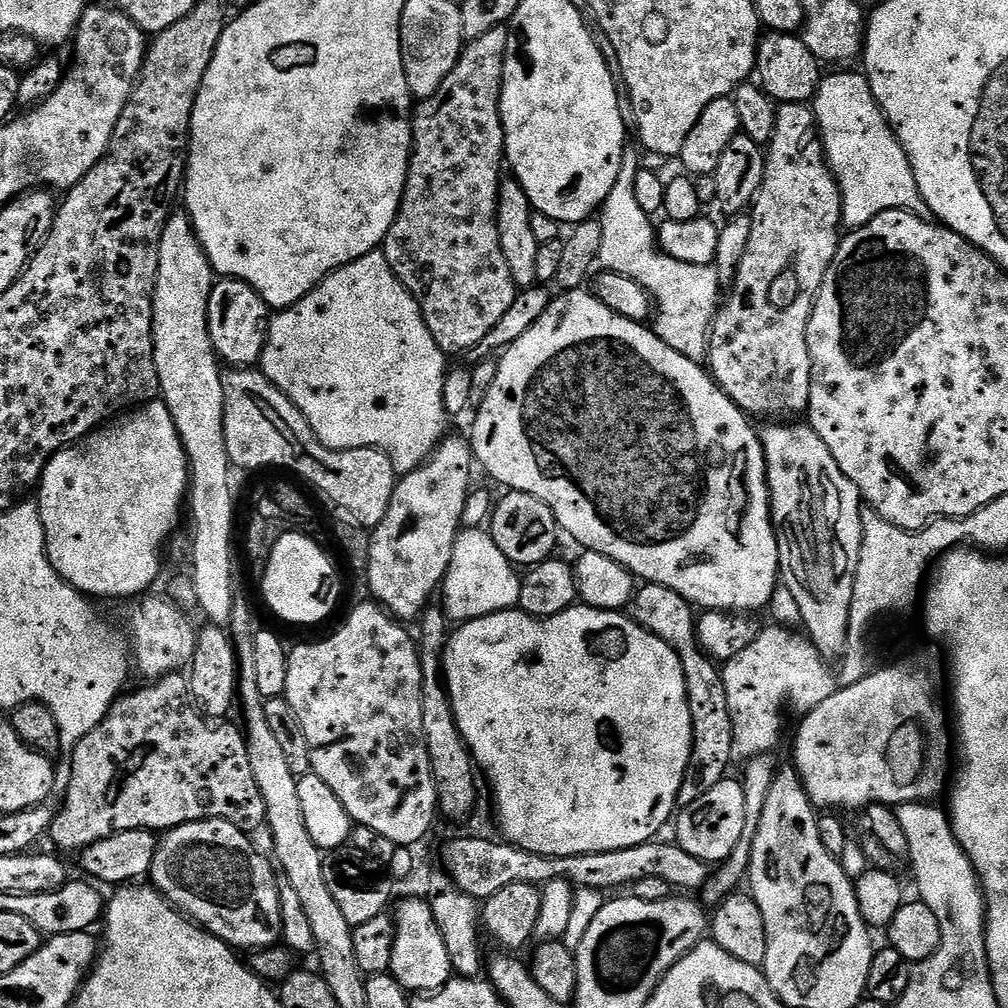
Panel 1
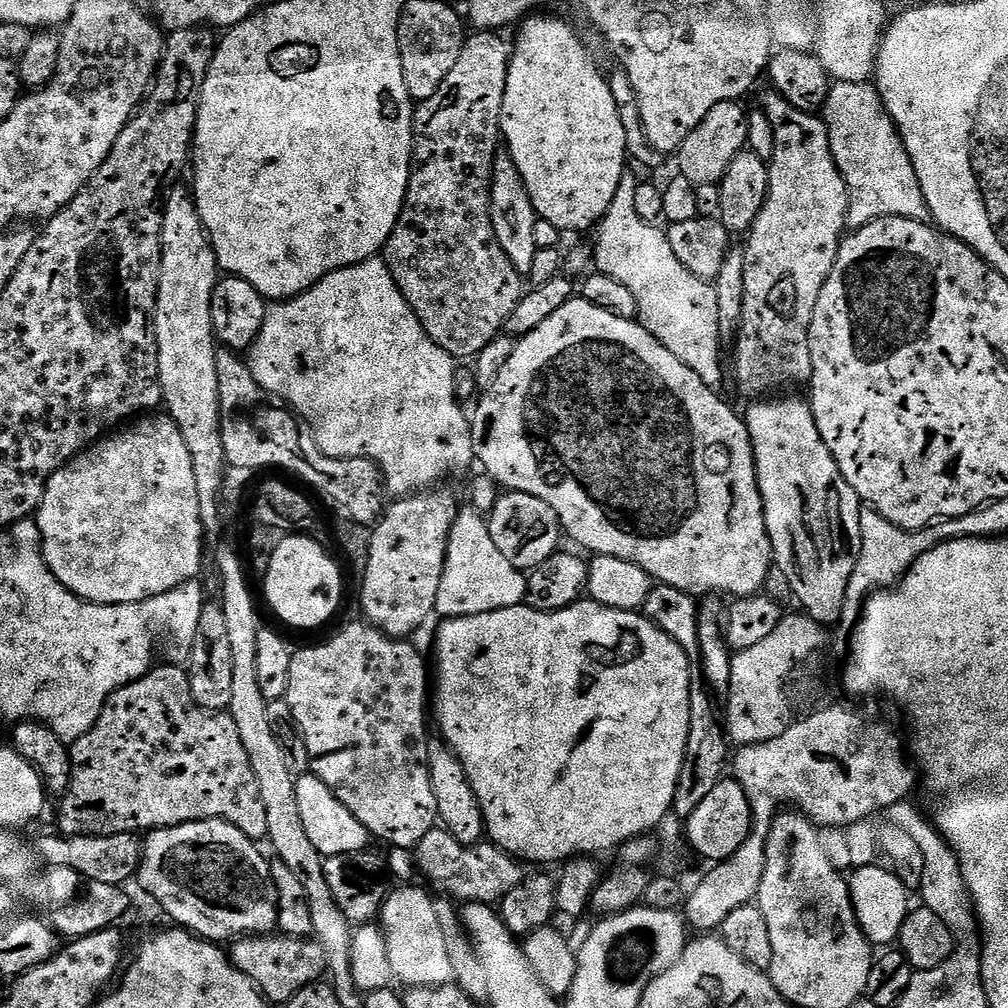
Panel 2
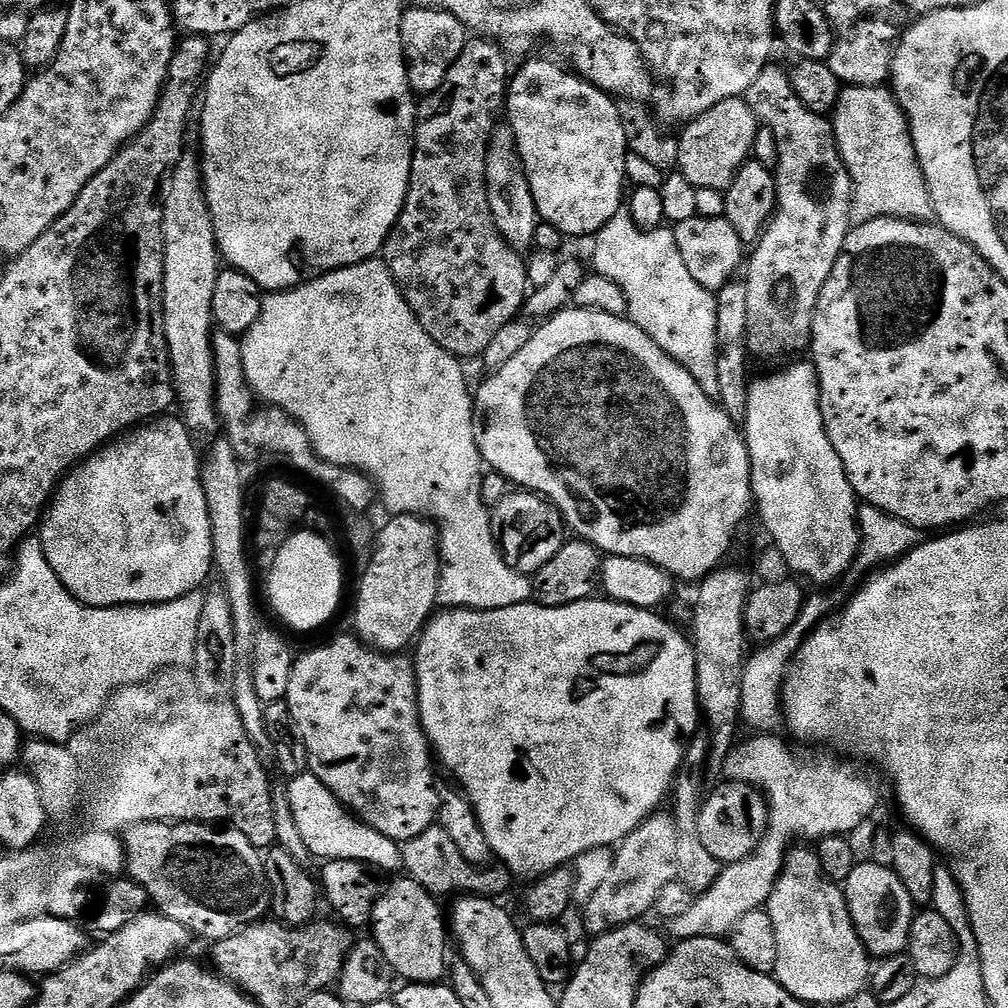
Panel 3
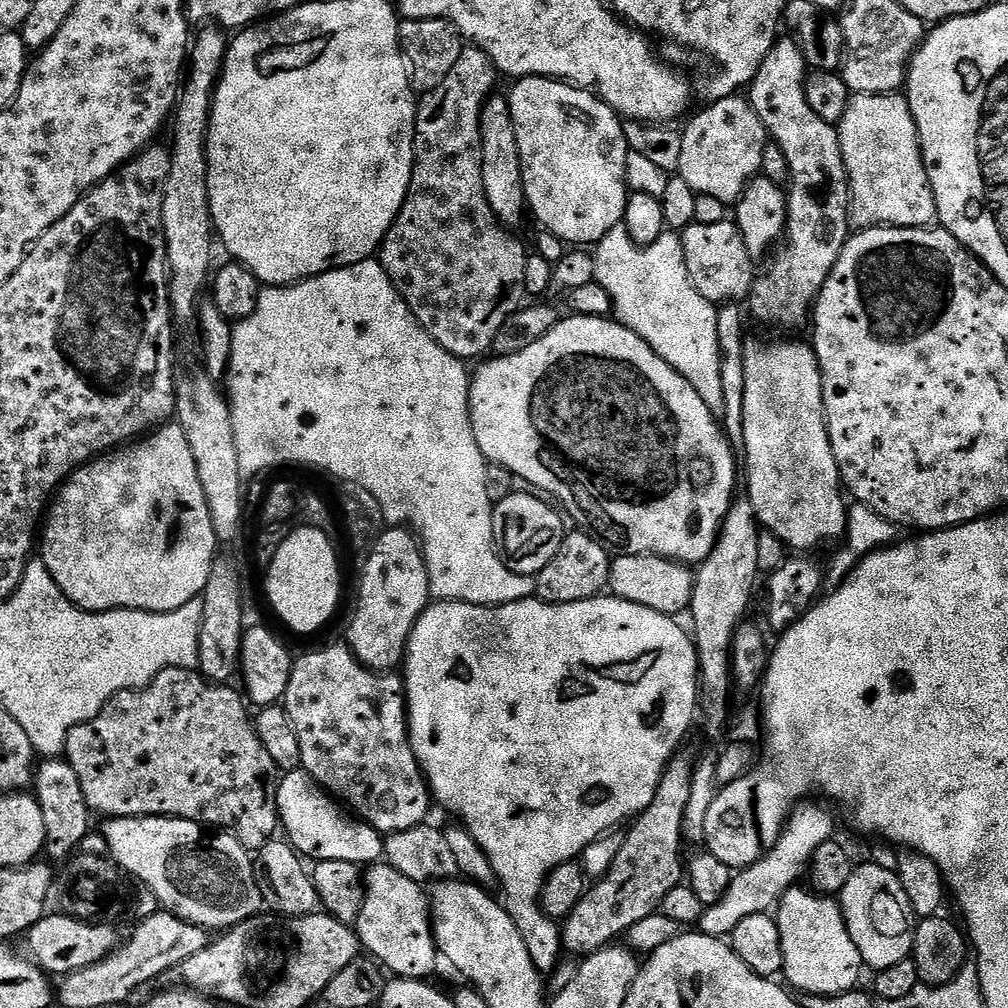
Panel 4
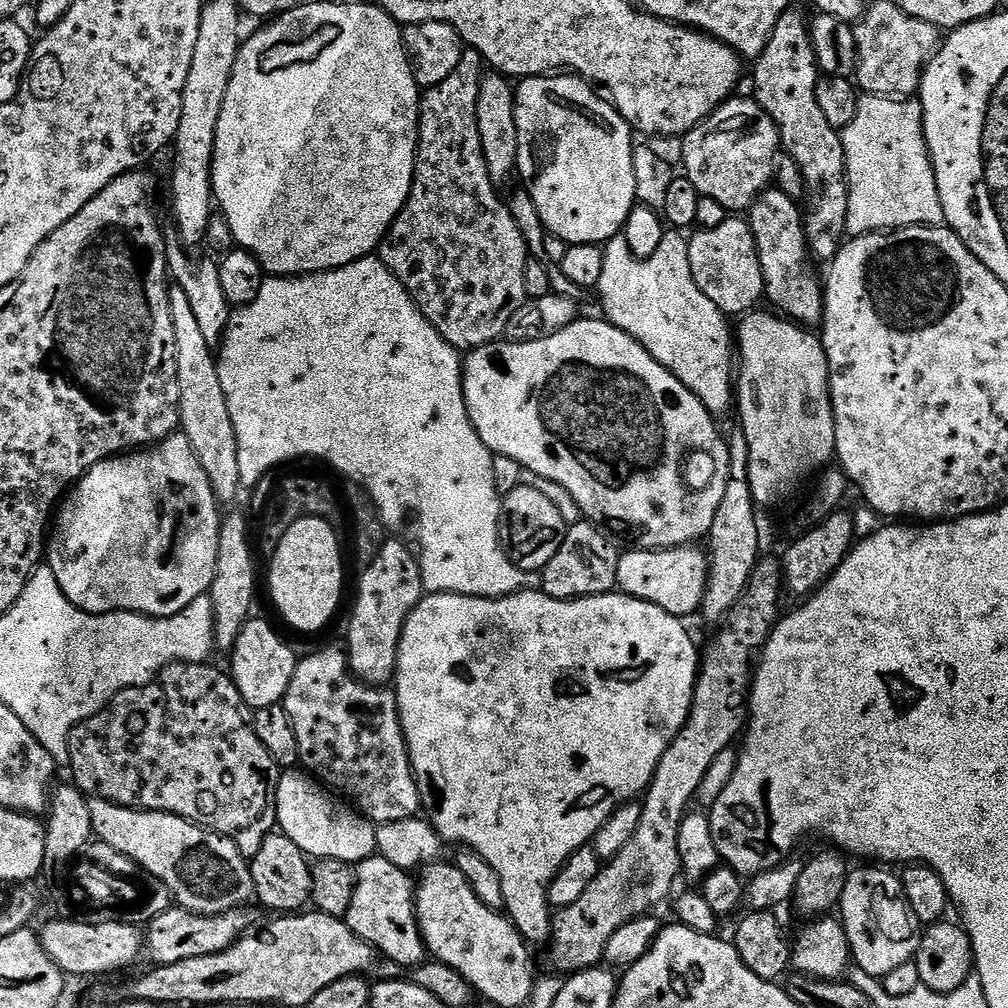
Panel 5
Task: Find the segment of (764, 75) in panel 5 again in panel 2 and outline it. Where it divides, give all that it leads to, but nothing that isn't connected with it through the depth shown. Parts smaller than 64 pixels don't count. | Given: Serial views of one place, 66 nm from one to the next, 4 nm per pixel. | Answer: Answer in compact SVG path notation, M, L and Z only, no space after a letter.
M767 90L760 96L758 108L769 118L774 128L773 156L768 161L768 173L770 174L770 186L768 197L754 222L752 231L747 233L748 244L743 245L744 261L746 262L746 298L742 298L742 316L740 318L740 330L736 334L734 347L736 347L736 380L740 388L751 398L764 398L769 394L780 394L785 390L792 390L795 384L807 385L812 378L812 363L810 362L810 322L814 314L814 306L818 302L818 294L822 294L822 286L838 258L840 241L846 232L848 222L848 187L834 162L834 154L830 150L830 134L824 125L823 119L815 112L803 112L798 106L790 106L786 98L782 98L775 90Z

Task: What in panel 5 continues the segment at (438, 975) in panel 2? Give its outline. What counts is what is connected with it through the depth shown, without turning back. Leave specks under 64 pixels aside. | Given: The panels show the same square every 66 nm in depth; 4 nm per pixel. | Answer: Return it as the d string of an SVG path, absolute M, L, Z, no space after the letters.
M378 854L366 857L355 865L356 885L354 898L350 898L350 910L346 923L358 938L374 946L383 956L400 964L401 969L411 970L425 963L426 949L416 921L414 880L398 866L386 862Z

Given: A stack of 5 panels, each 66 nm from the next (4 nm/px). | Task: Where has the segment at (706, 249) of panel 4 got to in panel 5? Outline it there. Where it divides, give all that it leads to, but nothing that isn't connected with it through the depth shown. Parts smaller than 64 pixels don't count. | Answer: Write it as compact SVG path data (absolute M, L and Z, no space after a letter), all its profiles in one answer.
M730 218L722 222L722 226L693 231L688 241L688 257L690 274L694 274L698 290L702 290L702 294L706 294L725 316L743 317L759 305L756 304L759 300L765 299L762 262L747 219Z

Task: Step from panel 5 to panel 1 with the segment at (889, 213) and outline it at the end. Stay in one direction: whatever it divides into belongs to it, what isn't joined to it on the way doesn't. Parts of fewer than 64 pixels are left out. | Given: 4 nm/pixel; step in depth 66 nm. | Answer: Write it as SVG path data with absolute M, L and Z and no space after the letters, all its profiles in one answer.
M848 70L833 71L836 72L833 76L825 75L814 101L824 153L840 187L843 227L848 230L865 228L878 214L899 208L914 212L923 220L932 220L930 206L920 199L914 170L892 133L884 111L878 106L867 76L860 70L844 71Z

